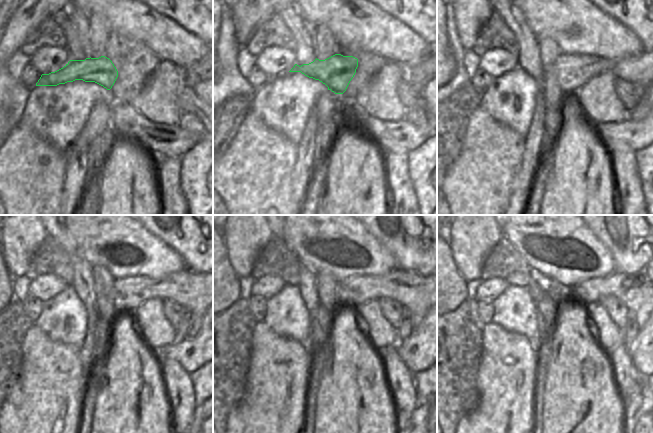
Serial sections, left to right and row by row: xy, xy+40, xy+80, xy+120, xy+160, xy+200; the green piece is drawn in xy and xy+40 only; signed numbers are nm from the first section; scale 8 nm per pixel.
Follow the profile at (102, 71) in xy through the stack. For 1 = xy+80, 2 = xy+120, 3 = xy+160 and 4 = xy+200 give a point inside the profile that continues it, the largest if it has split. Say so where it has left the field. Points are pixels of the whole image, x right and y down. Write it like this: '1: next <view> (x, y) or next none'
1: next xy+80 (573, 71)
2: next xy+120 (186, 288)
3: next xy+160 (415, 292)
4: next xy+200 (640, 297)

